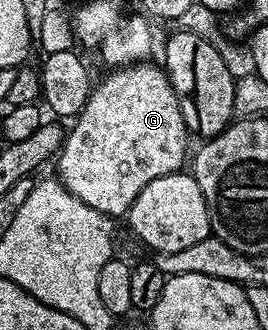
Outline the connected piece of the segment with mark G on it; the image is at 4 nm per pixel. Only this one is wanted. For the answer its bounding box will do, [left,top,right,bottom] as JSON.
[58,59,190,219]

